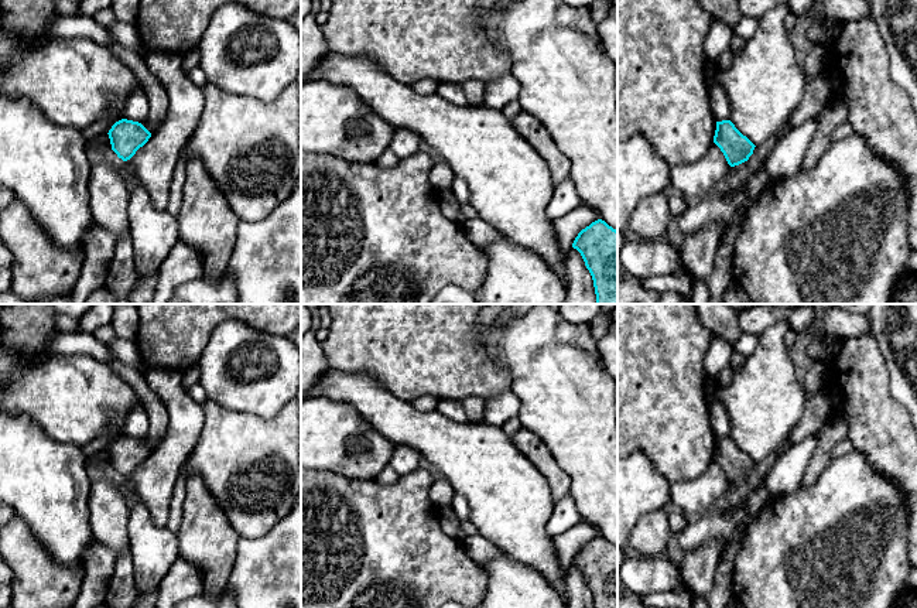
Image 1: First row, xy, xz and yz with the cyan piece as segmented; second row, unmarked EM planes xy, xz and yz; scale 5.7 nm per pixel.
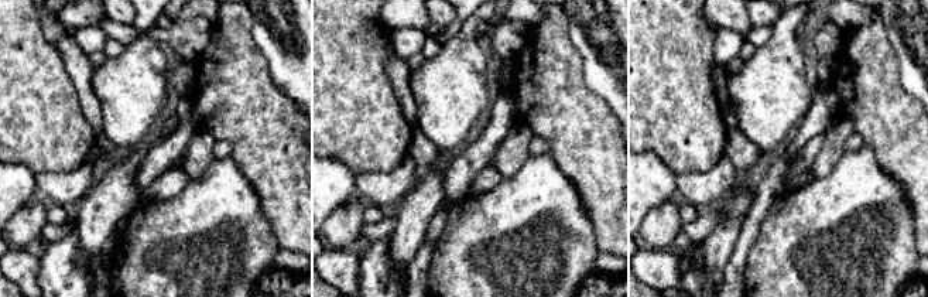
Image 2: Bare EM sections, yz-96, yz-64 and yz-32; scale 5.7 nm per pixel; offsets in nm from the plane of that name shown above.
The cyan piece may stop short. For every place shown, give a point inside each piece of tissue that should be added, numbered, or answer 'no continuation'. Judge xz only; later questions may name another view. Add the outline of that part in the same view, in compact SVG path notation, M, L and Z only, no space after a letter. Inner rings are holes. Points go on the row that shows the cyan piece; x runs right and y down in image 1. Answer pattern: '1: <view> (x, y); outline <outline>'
no continuation

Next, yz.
no continuation

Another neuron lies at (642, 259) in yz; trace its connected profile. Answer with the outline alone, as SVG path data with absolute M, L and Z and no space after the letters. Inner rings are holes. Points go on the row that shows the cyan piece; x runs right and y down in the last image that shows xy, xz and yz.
M665 240L626 242L617 250L617 260L633 277L641 280L674 273L681 263L681 247Z

